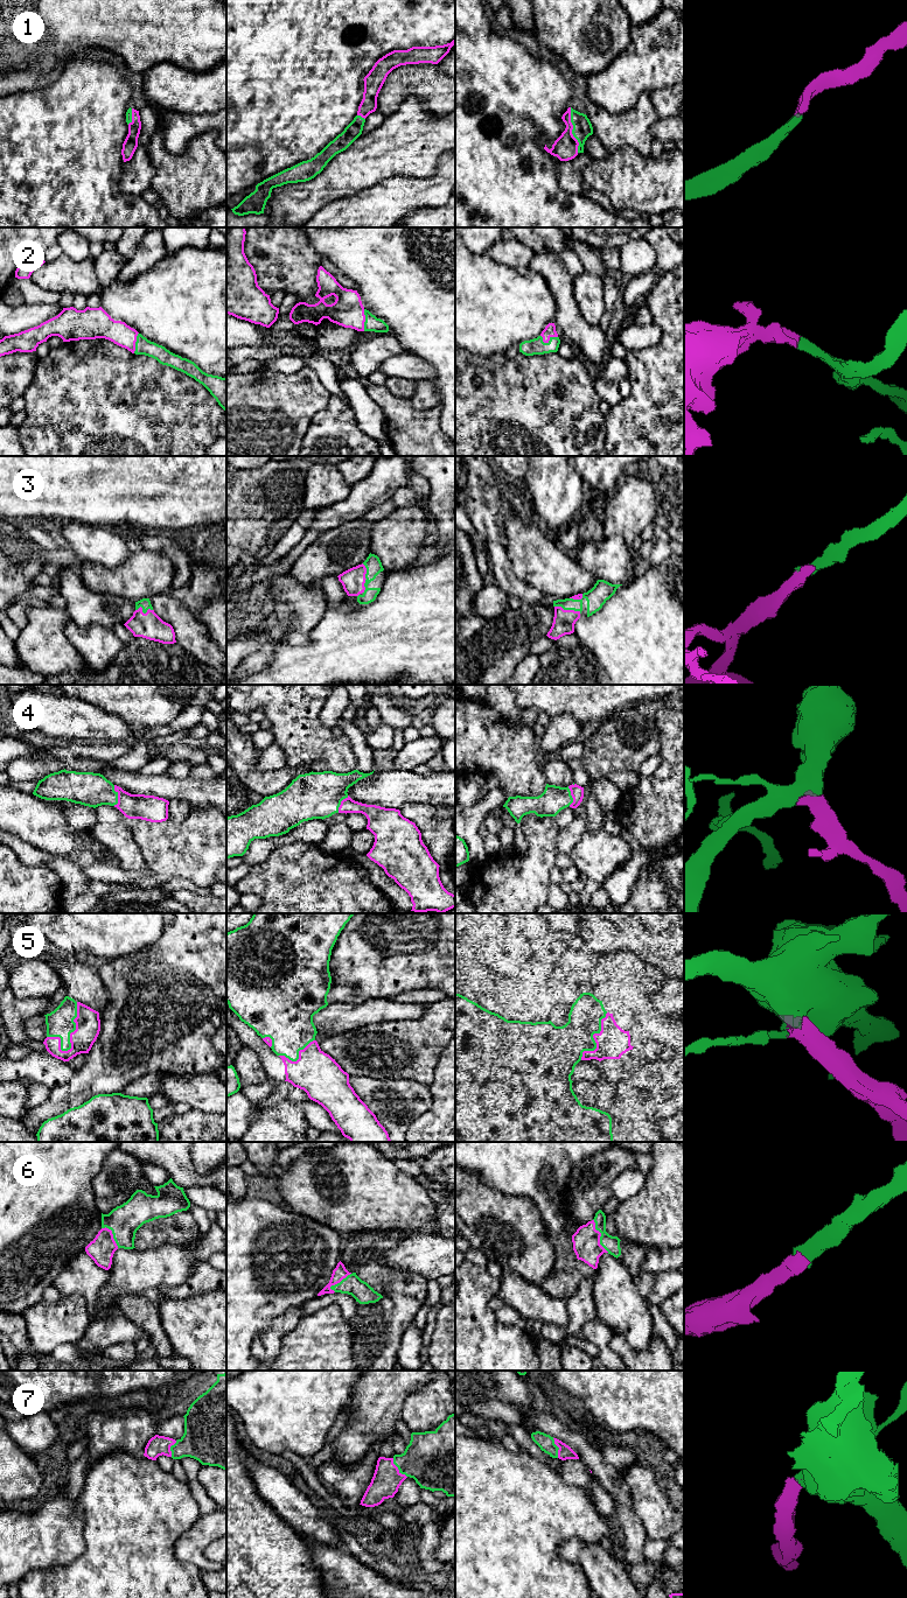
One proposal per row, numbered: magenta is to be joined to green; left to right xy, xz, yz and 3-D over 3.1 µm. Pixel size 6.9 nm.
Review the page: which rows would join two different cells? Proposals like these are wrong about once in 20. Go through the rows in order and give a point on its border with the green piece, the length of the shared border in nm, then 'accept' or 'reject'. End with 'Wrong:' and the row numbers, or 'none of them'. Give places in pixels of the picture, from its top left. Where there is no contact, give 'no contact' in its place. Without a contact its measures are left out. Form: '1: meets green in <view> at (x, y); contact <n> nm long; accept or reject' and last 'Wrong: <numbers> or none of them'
1: meets green in yz at (572, 130); contact 320 nm long; accept
2: meets green in yz at (549, 341); contact 120 nm long; accept
3: meets green in xz at (365, 577); contact 200 nm long; accept
4: meets green in xy at (117, 796); contact 140 nm long; accept
5: meets green in xy at (75, 1029); contact 360 nm long; accept
6: meets green in yz at (601, 1235); contact 260 nm long; accept
7: meets green in xz at (398, 1469); contact 170 nm long; accept
Wrong: none of them

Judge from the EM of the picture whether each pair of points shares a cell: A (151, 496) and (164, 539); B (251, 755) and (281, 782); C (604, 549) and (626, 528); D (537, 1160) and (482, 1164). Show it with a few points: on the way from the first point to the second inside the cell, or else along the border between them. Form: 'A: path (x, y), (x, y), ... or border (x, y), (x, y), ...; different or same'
A: border (139, 530), (165, 531), (169, 534); different
B: path (251, 765), (251, 769), (264, 782), (271, 782); same
C: border (604, 537), (619, 535), (630, 547); different
D: path (523, 1160), (496, 1160); same

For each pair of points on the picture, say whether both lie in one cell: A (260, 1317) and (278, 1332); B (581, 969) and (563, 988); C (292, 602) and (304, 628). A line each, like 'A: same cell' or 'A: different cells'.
A: different cells
B: different cells
C: same cell

